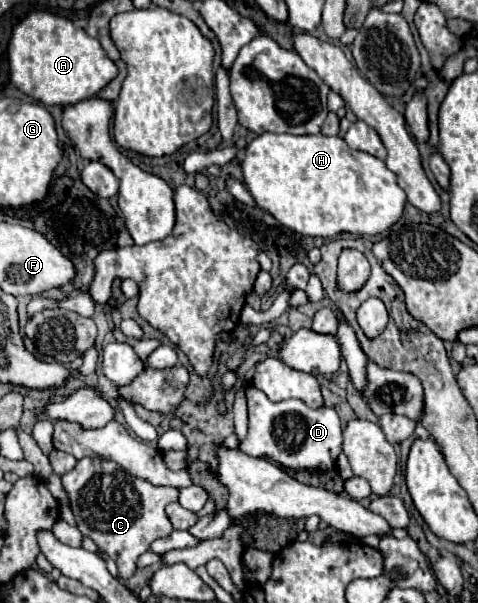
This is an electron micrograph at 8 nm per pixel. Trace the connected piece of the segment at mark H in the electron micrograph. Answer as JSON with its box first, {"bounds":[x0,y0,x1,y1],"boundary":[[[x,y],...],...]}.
{"bounds":[240,133,406,235],"boundary":[[[262,133],[246,145],[240,167],[256,205],[300,235],[378,235],[400,219],[406,203],[406,193],[386,163],[352,151],[342,137]]]}

